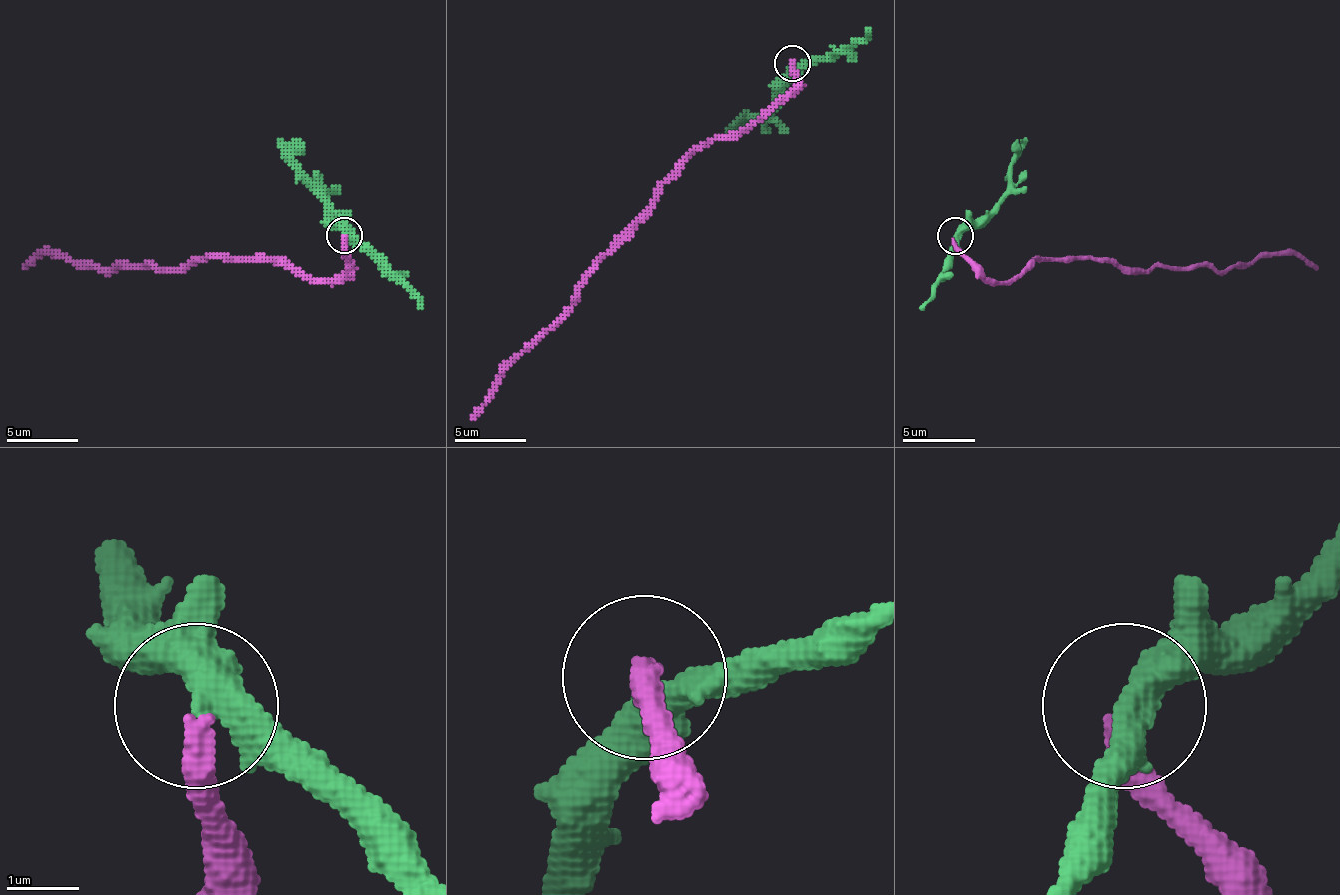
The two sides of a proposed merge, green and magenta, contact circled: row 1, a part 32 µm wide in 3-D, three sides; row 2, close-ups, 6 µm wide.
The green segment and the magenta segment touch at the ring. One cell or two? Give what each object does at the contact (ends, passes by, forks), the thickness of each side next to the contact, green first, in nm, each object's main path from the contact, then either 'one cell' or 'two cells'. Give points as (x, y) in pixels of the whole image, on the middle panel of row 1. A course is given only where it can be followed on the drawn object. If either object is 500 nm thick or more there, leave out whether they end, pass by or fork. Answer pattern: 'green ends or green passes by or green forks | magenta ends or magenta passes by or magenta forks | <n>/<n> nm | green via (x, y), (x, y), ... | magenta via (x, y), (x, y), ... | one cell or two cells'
green passes by | magenta ends | 440/340 nm | green via (791, 64), (791, 82), (773, 107), (737, 121), (726, 132) | magenta via (791, 60), (794, 85), (737, 132), (708, 139), (662, 186), (579, 286), (579, 301), (504, 372), (471, 419) | two cells

